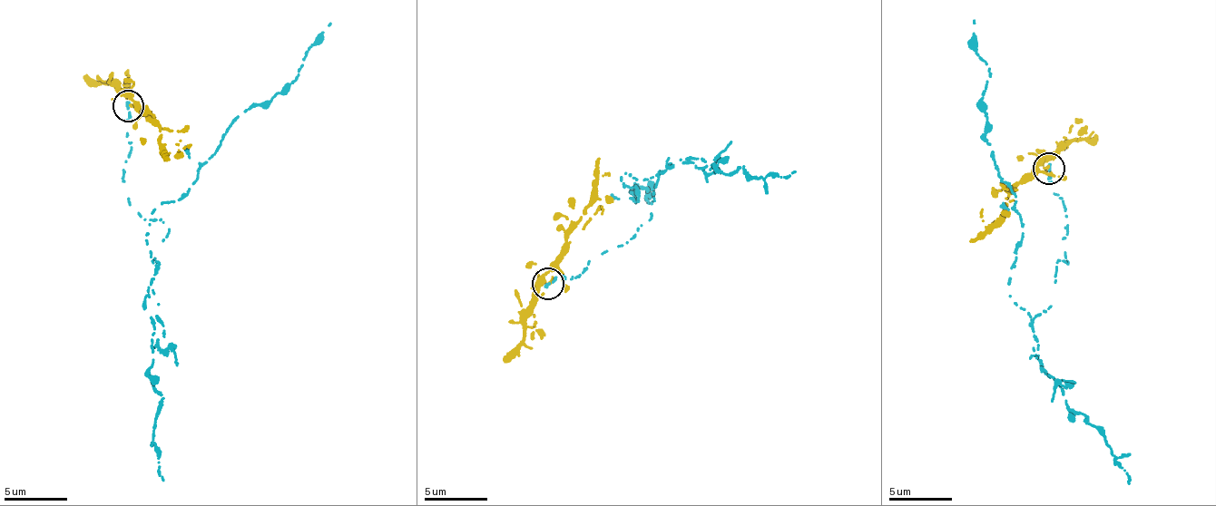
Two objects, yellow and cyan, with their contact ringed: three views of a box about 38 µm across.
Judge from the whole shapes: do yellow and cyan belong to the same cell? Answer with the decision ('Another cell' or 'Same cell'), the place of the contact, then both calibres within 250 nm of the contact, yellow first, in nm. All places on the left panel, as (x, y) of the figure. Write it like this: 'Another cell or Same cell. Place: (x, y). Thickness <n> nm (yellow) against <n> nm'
Another cell. Place: (128, 105). Thickness 190 nm (yellow) against 280 nm

